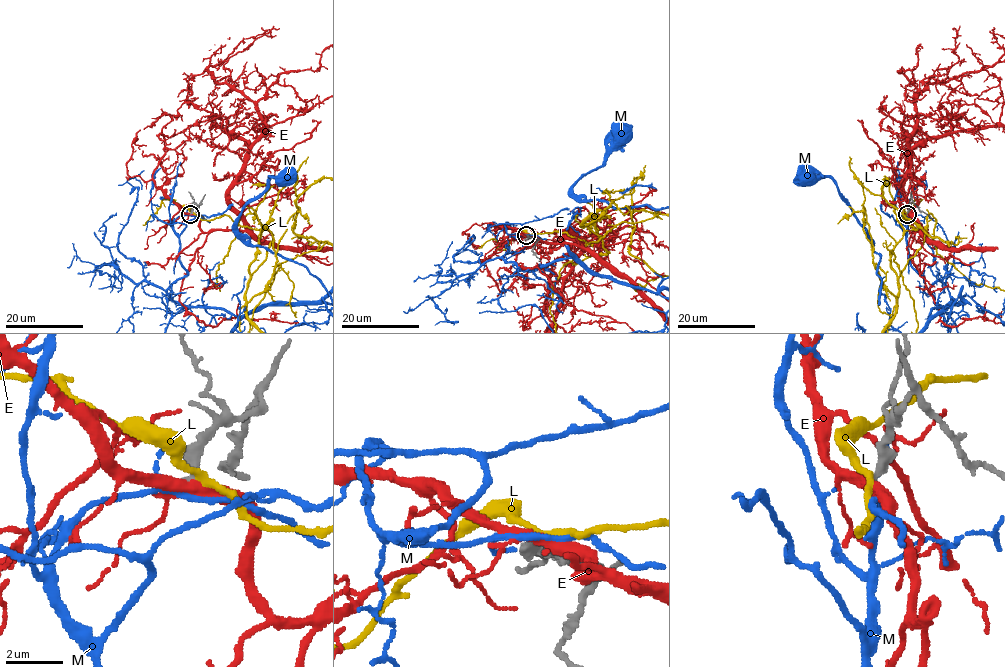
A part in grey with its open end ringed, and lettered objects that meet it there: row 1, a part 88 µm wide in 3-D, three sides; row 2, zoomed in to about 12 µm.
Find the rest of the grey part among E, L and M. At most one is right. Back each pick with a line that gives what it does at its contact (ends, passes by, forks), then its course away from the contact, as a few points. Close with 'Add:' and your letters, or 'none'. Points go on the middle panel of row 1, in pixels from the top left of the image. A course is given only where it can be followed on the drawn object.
M: it forks there
Add: M

